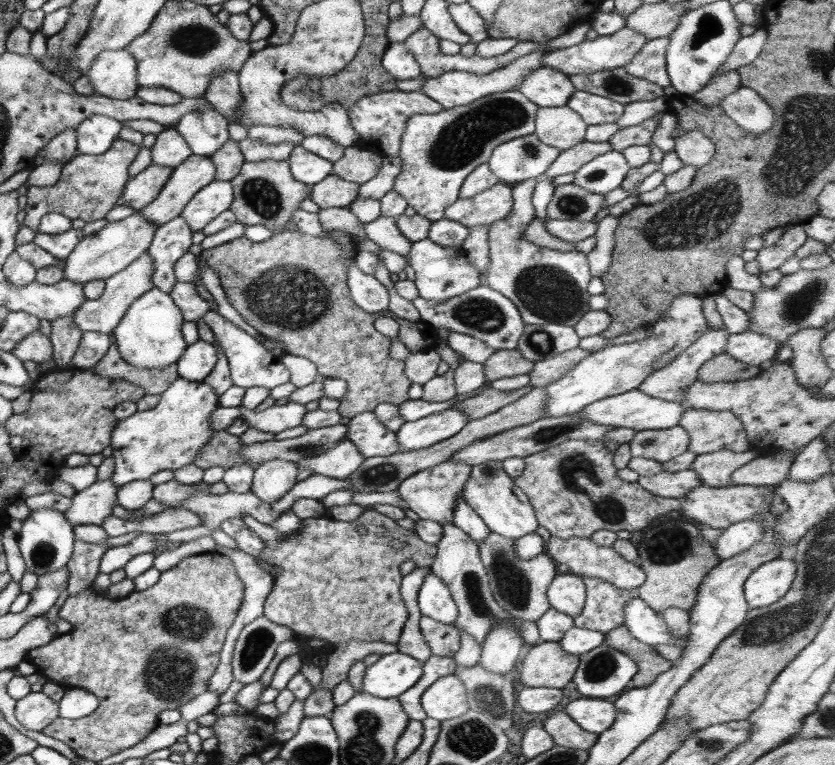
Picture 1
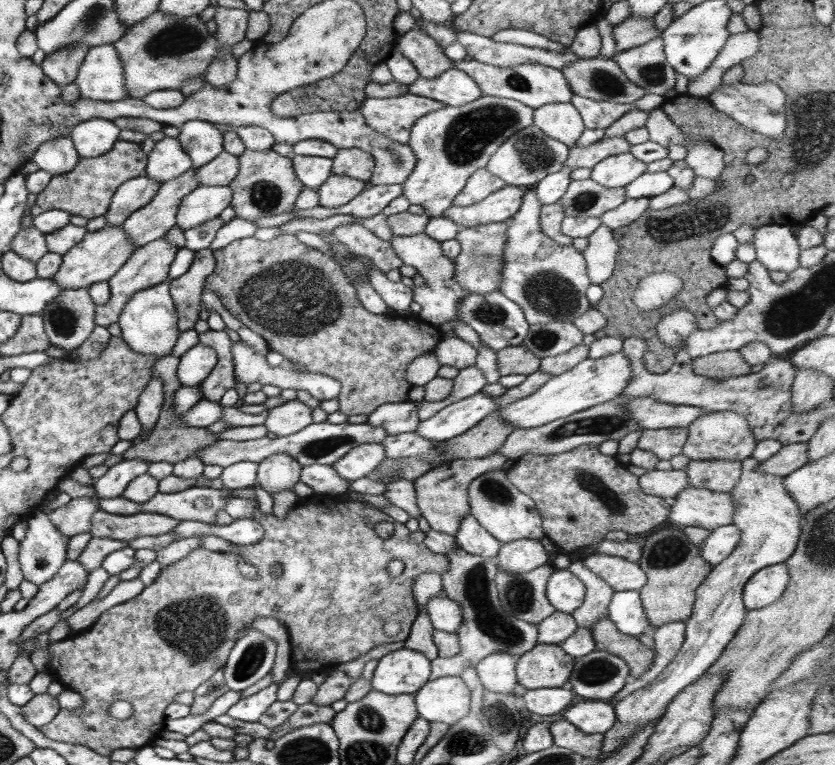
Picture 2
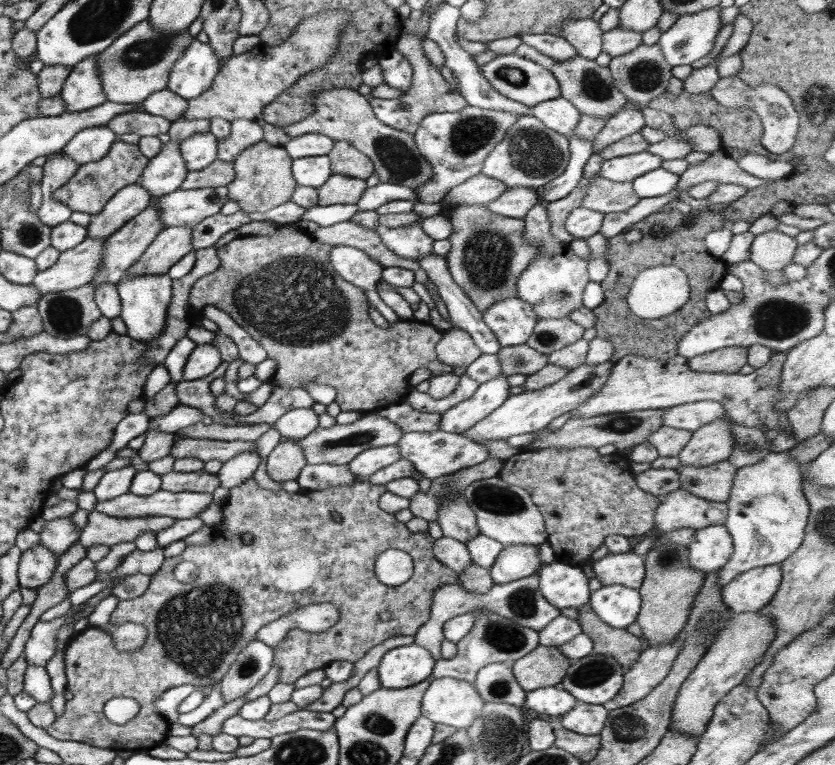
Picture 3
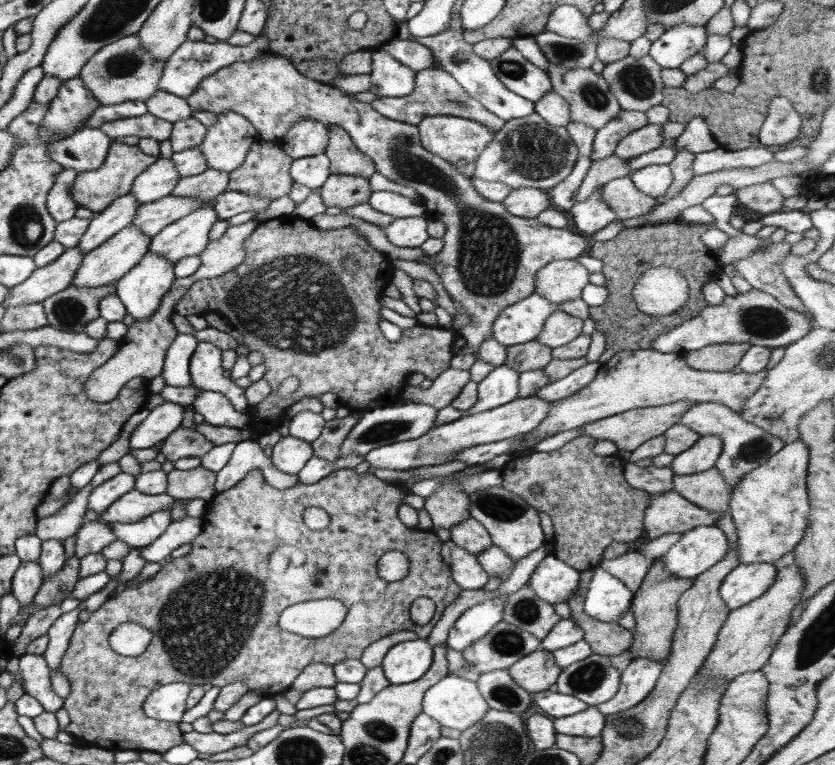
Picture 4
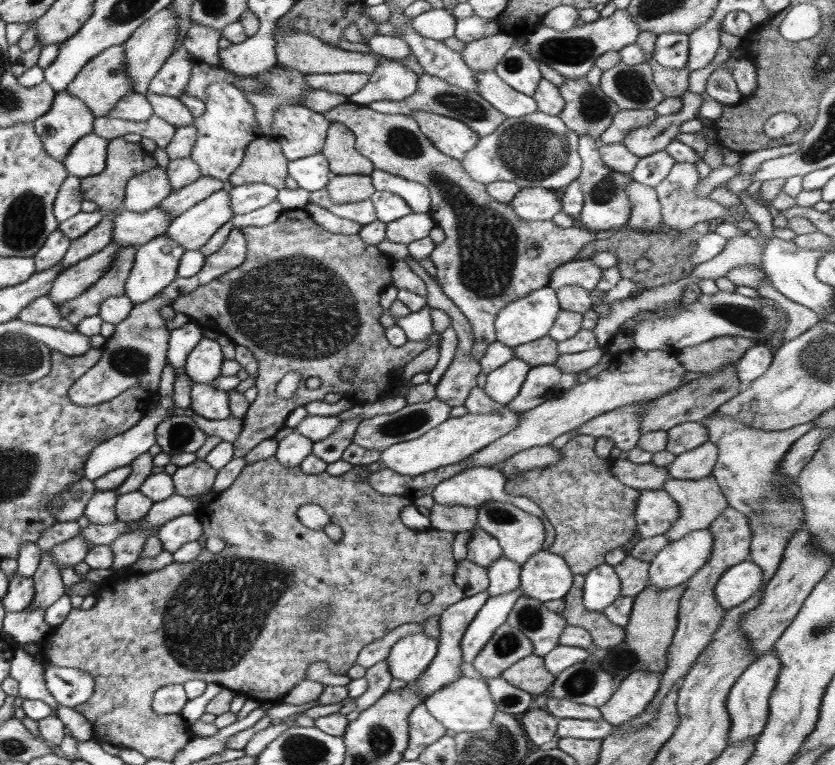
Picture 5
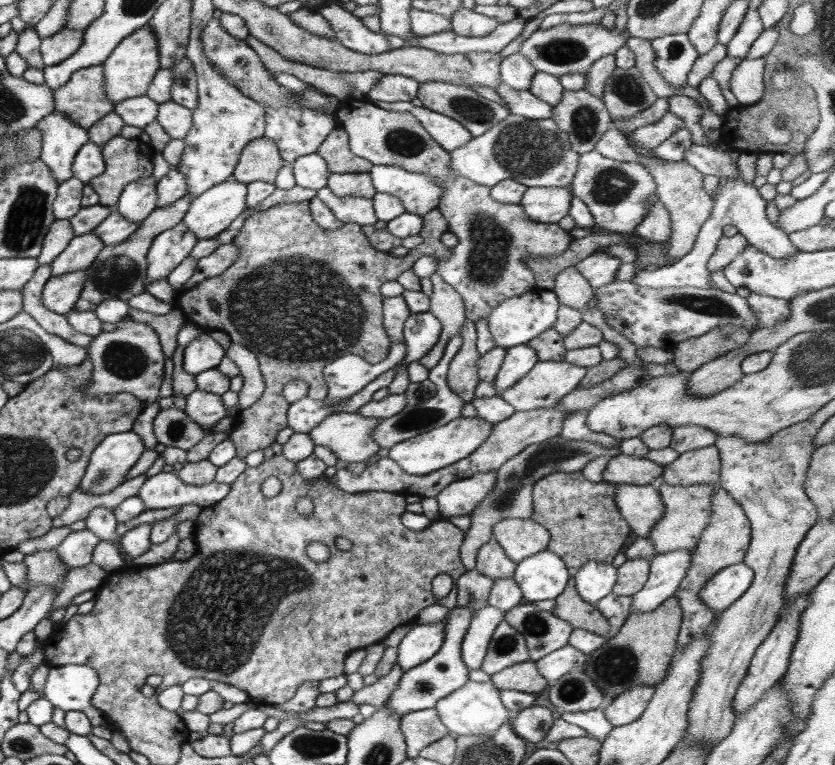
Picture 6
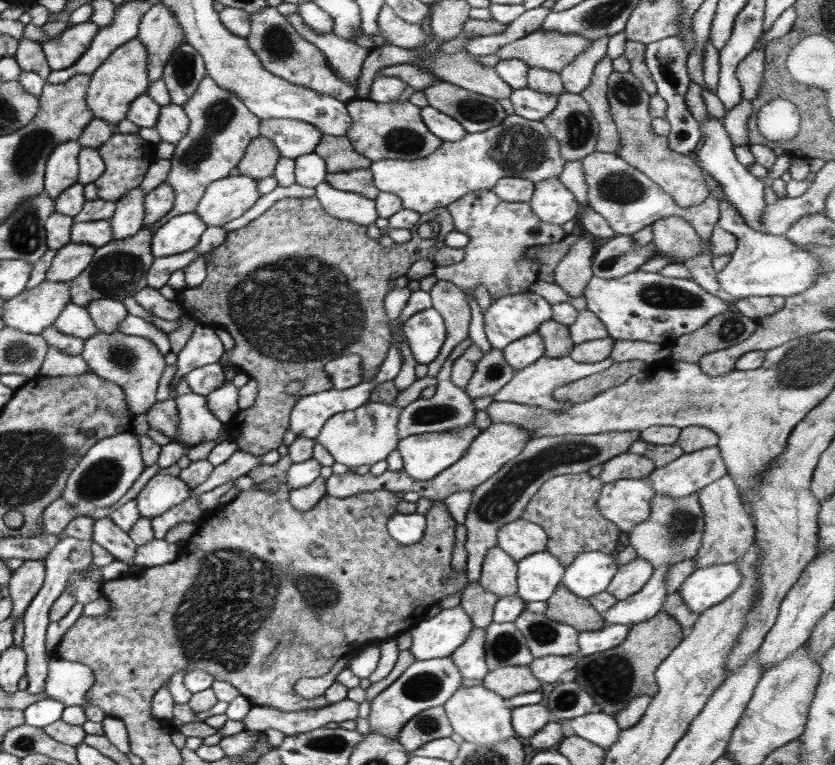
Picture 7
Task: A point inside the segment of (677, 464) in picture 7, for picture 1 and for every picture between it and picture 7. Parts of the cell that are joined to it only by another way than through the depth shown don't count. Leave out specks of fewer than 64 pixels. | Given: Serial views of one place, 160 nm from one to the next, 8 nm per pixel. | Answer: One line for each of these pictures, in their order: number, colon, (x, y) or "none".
1: (709, 431)
2: (726, 435)
3: (714, 442)
4: (703, 454)
5: (699, 462)
6: (701, 466)

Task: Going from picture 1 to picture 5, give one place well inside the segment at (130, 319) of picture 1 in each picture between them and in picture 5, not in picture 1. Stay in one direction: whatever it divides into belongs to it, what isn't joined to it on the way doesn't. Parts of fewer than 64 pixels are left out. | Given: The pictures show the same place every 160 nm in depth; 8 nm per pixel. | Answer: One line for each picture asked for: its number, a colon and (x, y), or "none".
2: (148, 320)
3: (144, 298)
4: (141, 290)
5: (156, 264)

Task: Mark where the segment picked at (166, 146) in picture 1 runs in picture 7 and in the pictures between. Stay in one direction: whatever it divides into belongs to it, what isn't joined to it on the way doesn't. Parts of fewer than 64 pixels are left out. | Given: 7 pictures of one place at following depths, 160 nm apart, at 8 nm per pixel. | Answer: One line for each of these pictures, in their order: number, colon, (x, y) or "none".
2: (167, 160)
3: (164, 173)
4: (158, 180)
5: (146, 190)
6: (138, 199)
7: (128, 218)

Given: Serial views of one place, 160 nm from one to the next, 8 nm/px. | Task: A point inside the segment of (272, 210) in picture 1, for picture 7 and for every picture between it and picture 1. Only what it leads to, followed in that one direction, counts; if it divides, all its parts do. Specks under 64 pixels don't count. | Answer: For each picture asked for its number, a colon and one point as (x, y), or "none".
2: (266, 184)
3: (263, 179)
4: (265, 172)
5: (263, 161)
6: (260, 160)
7: (259, 161)

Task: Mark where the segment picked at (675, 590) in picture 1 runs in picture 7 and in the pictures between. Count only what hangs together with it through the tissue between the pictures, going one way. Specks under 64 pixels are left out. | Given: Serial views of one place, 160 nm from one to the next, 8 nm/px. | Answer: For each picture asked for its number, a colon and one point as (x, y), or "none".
2: (674, 567)
3: (670, 585)
4: (655, 603)
5: (653, 620)
6: (640, 653)
7: (614, 677)

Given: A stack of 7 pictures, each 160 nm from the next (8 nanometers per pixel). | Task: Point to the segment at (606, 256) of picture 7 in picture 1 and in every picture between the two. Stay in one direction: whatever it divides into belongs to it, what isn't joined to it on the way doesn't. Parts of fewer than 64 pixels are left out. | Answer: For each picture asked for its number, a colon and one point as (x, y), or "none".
1: (546, 286)
2: (549, 282)
3: (554, 283)
4: (562, 280)
5: (584, 273)
6: (600, 268)

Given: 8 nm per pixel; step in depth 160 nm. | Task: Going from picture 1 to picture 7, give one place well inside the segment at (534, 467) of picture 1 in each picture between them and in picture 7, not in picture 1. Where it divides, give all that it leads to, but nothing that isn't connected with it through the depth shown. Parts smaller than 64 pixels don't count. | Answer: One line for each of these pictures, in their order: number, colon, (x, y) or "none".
2: (582, 494)
3: (584, 497)
4: (591, 504)
5: (592, 512)
6: (584, 521)
7: (565, 506)

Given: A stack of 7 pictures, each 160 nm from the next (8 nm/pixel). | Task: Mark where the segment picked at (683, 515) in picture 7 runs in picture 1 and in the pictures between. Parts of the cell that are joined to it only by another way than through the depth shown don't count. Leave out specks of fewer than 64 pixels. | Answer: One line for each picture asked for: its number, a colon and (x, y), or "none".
1: (714, 469)
2: (719, 475)
3: (714, 482)
4: (709, 490)
5: (700, 501)
6: (687, 509)

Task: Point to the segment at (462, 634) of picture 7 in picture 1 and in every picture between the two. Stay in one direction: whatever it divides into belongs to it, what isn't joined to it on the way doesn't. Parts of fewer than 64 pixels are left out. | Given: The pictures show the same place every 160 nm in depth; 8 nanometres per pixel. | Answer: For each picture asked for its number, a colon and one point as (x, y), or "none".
1: (392, 674)
2: (403, 671)
3: (403, 666)
4: (406, 661)
5: (408, 658)
6: (422, 641)

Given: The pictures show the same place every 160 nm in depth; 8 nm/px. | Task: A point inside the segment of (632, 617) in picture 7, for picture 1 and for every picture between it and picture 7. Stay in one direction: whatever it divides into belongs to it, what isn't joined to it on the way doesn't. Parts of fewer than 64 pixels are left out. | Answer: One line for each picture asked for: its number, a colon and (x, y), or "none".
1: (738, 538)
2: (722, 541)
3: (711, 547)
4: (698, 549)
5: (676, 562)
6: (666, 571)

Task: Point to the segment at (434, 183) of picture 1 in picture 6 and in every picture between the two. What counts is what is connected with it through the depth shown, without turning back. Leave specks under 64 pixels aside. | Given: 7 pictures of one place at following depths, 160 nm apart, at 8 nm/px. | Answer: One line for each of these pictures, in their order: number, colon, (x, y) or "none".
2: (450, 144)
3: (456, 144)
4: (460, 141)
5: (454, 138)
6: (448, 133)

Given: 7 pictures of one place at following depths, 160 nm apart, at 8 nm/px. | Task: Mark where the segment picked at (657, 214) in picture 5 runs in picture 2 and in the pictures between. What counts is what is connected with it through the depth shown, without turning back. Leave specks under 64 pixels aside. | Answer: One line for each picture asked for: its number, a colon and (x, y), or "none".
2: (583, 197)
3: (602, 195)
4: (621, 195)

